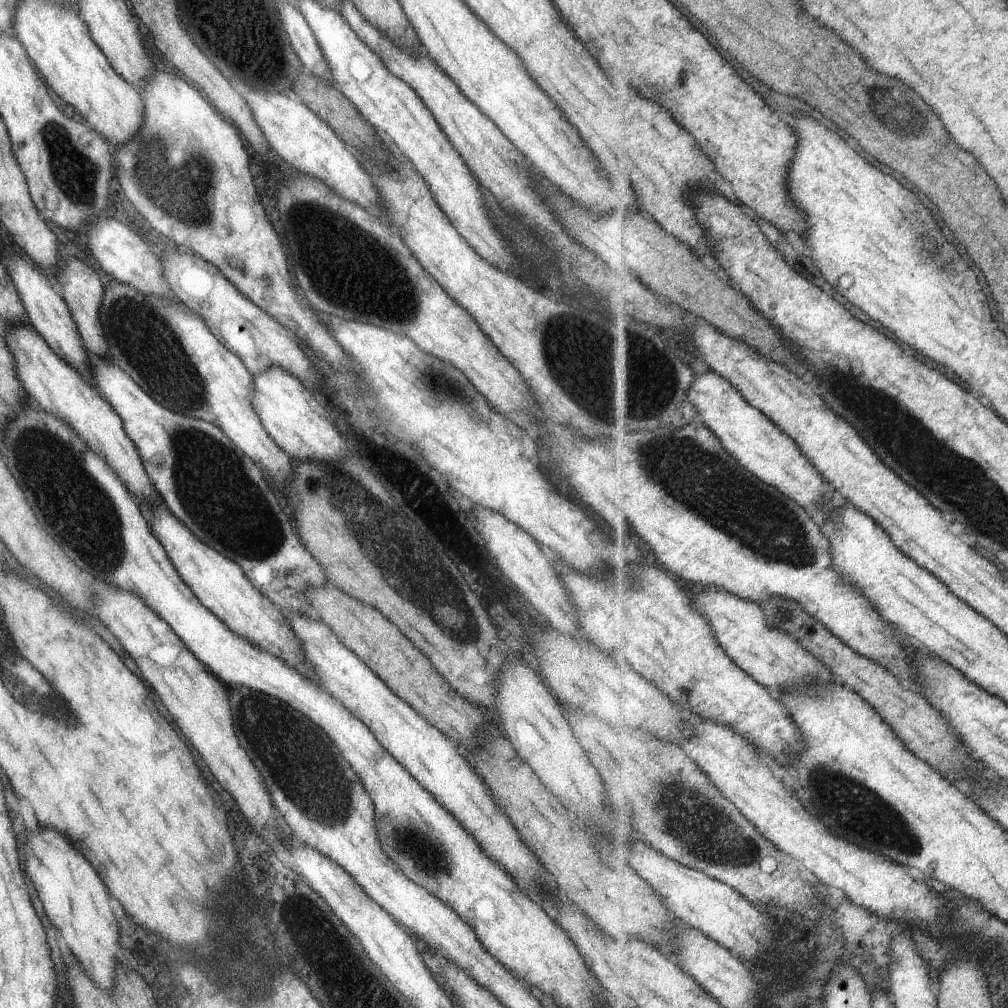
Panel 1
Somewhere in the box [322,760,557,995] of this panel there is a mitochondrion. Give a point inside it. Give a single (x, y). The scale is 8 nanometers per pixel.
(419, 849)

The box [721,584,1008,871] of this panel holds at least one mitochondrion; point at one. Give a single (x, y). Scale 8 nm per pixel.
(854, 805)

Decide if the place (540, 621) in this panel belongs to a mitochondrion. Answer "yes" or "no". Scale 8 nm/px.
no

